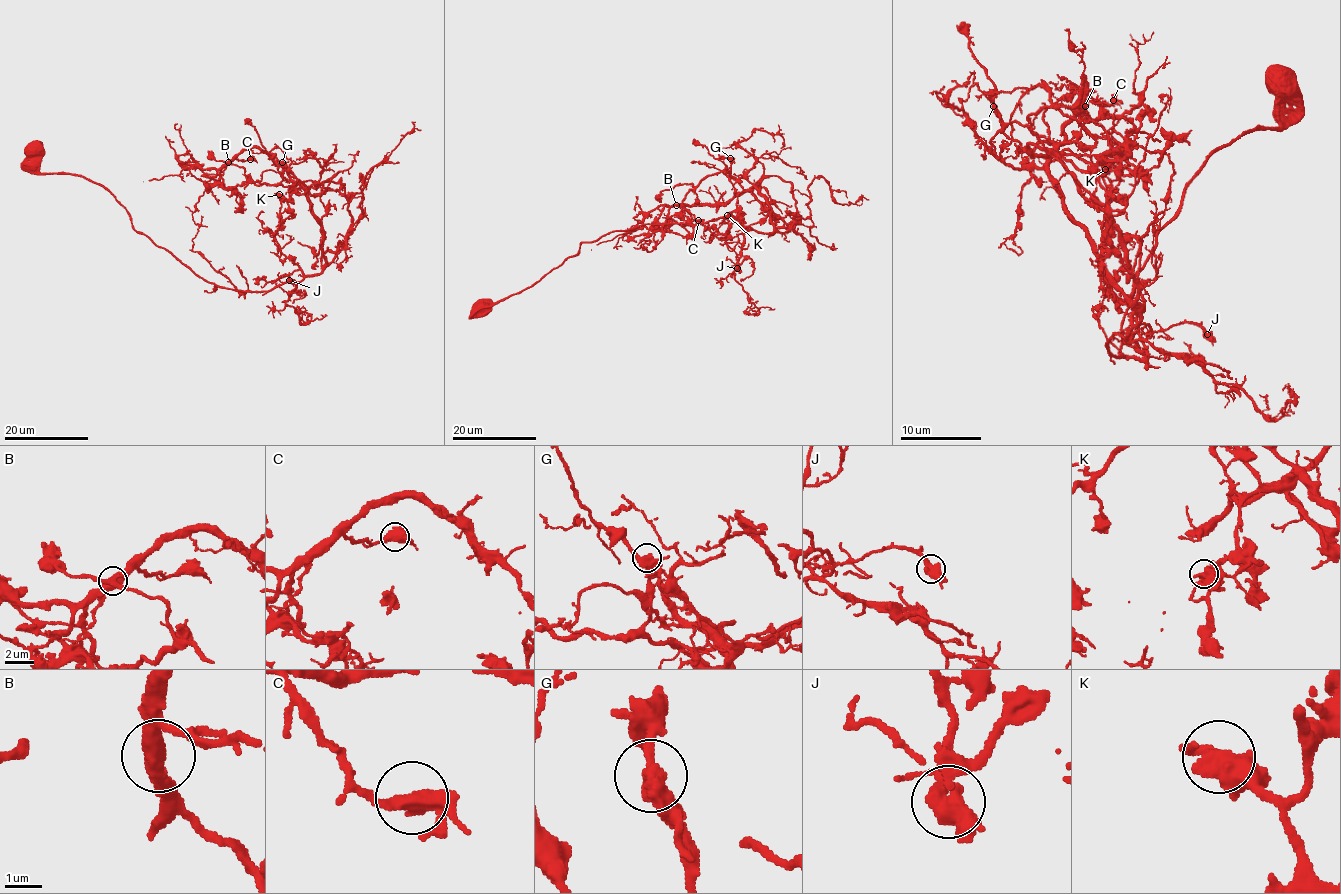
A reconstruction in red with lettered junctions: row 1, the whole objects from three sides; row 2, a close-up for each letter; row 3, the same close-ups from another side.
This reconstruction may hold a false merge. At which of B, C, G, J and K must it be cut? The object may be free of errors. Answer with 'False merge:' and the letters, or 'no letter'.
False merge: no letter

